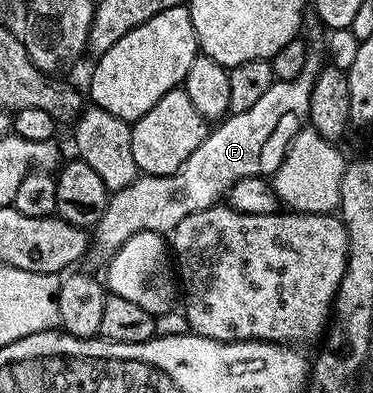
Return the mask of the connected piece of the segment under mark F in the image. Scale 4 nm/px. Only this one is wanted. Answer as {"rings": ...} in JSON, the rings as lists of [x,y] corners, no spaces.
{"rings":[[[311,51],[304,63],[304,71],[300,71],[300,75],[296,75],[296,79],[275,80],[274,85],[268,87],[268,92],[251,109],[230,113],[225,119],[219,120],[207,132],[204,143],[200,143],[200,147],[196,147],[196,151],[192,151],[192,155],[188,155],[186,162],[172,175],[163,177],[139,175],[131,185],[113,193],[104,215],[98,220],[98,224],[93,226],[93,248],[95,245],[100,252],[106,253],[105,255],[113,255],[130,236],[136,235],[137,232],[173,234],[180,219],[184,219],[196,211],[211,209],[212,206],[219,204],[240,179],[245,177],[269,178],[286,158],[286,152],[294,136],[307,124],[310,115],[312,87],[323,67],[323,62],[318,62],[318,53]]]}

